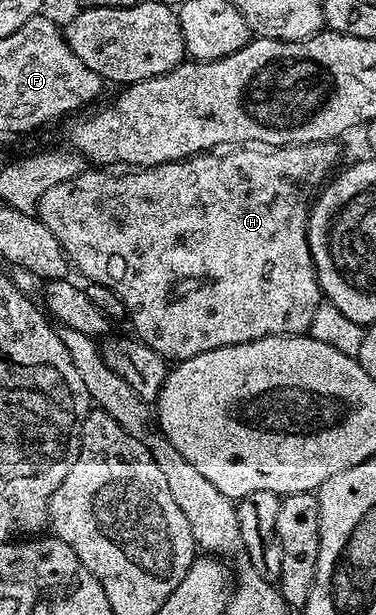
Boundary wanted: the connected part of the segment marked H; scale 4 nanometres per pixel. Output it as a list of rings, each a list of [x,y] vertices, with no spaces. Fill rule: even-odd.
[[[319,140],[313,144],[286,144],[283,148],[269,147],[267,150],[261,150],[256,146],[240,146],[235,150],[228,150],[225,156],[216,157],[216,154],[201,154],[199,156],[190,156],[186,160],[178,160],[170,164],[156,164],[152,168],[140,168],[139,170],[128,170],[125,176],[111,176],[108,170],[85,170],[80,175],[70,178],[66,182],[58,182],[58,186],[50,186],[50,190],[46,190],[46,194],[42,194],[40,199],[40,207],[38,215],[40,220],[46,226],[50,226],[50,234],[54,234],[54,238],[58,238],[58,242],[62,246],[62,250],[68,256],[69,265],[73,269],[76,268],[85,276],[85,281],[93,284],[101,284],[107,288],[112,288],[114,294],[118,294],[118,298],[122,298],[124,310],[127,319],[132,319],[131,331],[134,333],[135,339],[140,340],[146,346],[150,346],[150,350],[154,350],[157,354],[164,357],[169,362],[179,362],[189,360],[198,354],[206,354],[206,350],[218,350],[222,346],[234,346],[235,344],[245,344],[251,340],[258,338],[266,338],[267,336],[299,336],[307,333],[310,322],[314,318],[314,310],[322,302],[322,293],[320,283],[316,277],[316,268],[312,265],[312,255],[308,249],[308,209],[310,207],[310,195],[308,192],[315,193],[333,175],[336,163],[340,160],[339,143],[331,140]]]

